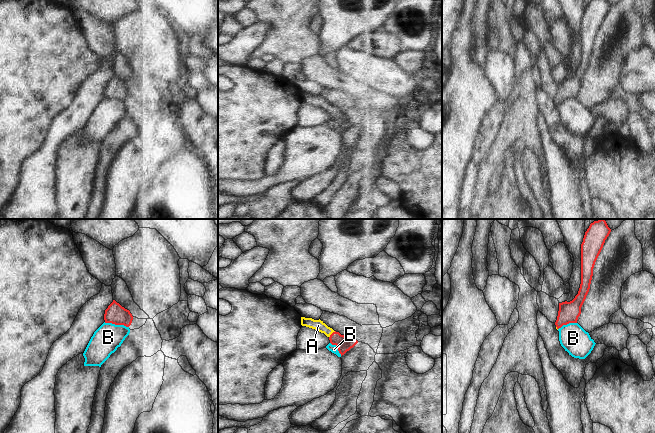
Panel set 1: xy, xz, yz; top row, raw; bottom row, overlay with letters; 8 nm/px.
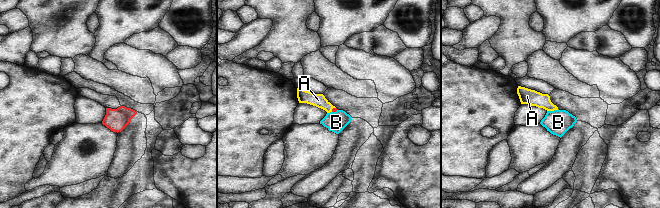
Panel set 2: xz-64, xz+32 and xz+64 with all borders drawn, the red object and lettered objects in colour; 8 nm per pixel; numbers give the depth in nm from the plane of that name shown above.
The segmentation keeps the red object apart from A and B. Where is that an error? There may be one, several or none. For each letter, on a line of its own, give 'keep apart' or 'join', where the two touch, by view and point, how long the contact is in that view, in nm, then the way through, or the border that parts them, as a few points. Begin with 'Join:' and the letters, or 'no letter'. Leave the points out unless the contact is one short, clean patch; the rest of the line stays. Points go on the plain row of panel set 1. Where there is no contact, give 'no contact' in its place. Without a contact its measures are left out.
Join: A
A: join | xz (331, 110) | 80 nm | across xz (344, 119), (331, 110), (318, 101)
B: keep apart | xy (116, 100) | 200 nm | along xy (104, 98), (128, 103)

